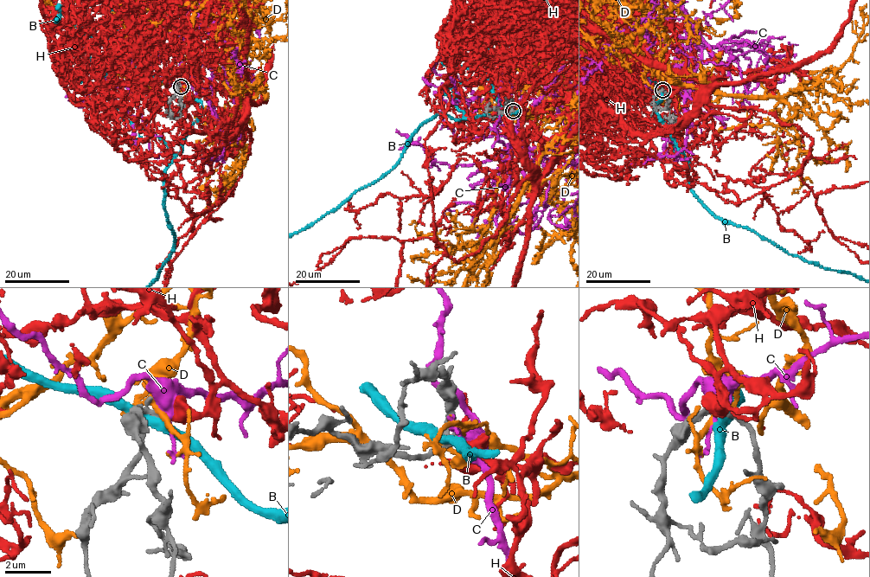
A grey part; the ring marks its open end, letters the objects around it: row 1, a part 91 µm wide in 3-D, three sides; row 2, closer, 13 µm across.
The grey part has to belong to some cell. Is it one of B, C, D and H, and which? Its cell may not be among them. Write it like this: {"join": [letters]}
{"join": ["H"]}

